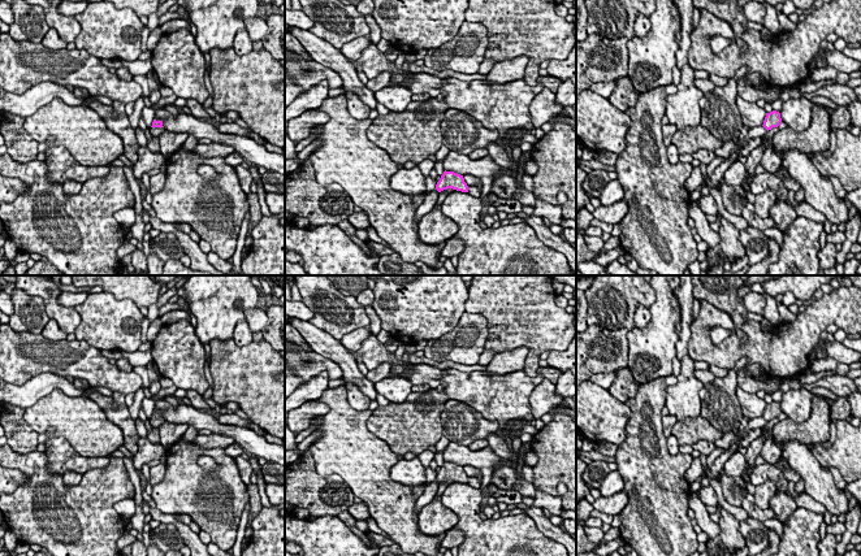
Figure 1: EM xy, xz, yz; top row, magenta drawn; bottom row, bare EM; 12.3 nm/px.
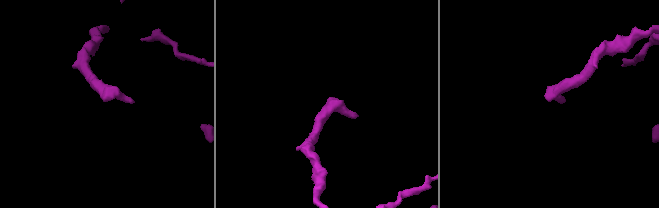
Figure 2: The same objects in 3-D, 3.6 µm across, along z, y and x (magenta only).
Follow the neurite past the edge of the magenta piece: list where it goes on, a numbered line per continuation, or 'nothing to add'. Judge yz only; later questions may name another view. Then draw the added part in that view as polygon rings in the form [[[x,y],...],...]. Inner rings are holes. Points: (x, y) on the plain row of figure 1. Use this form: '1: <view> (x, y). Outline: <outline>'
1: yz (758, 422). Outline: [[[757,417],[753,420],[749,420],[747,427],[741,433],[740,438],[741,440],[749,434],[750,430],[753,429],[763,429],[763,426],[767,423],[767,421],[763,417]]]

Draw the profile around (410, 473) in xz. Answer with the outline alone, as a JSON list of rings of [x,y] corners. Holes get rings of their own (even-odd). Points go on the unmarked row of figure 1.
[[[399,460],[390,470],[390,478],[404,486],[423,486],[427,482],[425,468],[420,460]]]

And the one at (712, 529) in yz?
[[[691,492],[688,498],[688,507],[695,512],[695,518],[701,530],[708,535],[708,539],[715,539],[721,533],[719,524],[715,524],[708,511],[706,505],[695,492]]]

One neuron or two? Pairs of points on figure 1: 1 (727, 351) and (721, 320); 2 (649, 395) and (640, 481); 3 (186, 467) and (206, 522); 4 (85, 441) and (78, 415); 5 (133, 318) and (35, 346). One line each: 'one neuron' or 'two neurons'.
1: one neuron
2: one neuron
3: one neuron
4: one neuron
5: two neurons

